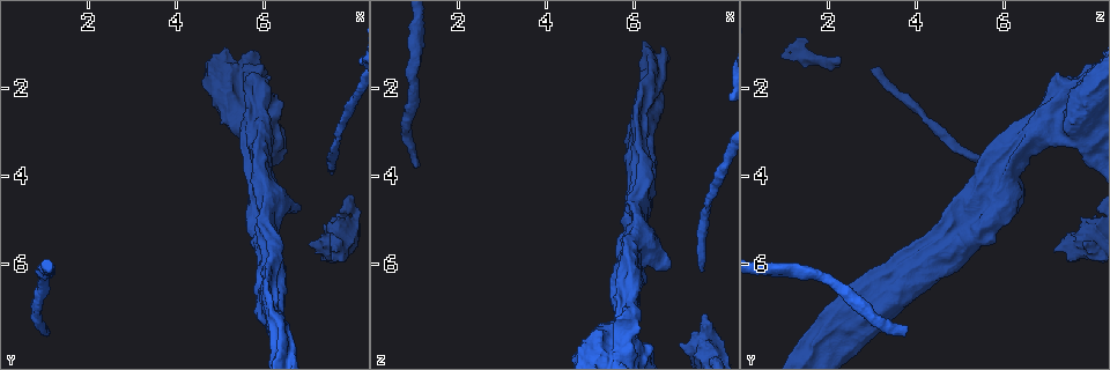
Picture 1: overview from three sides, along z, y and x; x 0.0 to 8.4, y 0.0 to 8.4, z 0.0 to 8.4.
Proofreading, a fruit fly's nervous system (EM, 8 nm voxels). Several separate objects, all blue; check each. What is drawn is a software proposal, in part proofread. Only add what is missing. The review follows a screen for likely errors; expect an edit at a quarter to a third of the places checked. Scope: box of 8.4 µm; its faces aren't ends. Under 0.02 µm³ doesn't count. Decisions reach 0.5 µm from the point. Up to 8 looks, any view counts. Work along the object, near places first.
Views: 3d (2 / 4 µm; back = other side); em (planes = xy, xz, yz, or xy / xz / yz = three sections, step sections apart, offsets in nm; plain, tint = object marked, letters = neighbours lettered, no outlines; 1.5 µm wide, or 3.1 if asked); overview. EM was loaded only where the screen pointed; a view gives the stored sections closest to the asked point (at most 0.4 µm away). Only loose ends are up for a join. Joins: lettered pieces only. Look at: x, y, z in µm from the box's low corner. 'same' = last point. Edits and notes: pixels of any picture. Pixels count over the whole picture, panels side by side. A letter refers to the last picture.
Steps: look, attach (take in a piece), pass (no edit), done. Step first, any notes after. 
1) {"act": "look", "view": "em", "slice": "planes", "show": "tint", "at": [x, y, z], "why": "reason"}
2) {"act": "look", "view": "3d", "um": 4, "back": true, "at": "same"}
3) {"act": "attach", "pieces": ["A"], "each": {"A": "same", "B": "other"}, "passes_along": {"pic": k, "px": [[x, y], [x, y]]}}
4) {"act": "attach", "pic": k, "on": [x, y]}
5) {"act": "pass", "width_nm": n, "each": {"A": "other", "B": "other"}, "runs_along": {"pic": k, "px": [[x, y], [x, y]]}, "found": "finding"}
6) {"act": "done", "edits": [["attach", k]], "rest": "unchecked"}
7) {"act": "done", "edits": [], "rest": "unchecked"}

{"act": "look", "view": "em", "slice": "planes", "show": "plain", "at": [7.50, 3.90, 6.10], "why": "branch stops here"}

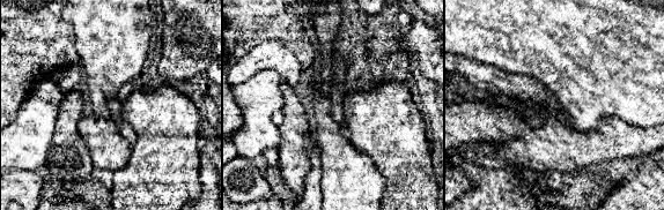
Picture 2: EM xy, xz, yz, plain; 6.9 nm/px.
{"act": "look", "view": "em", "slice": "planes", "show": "letters", "at": "same"}

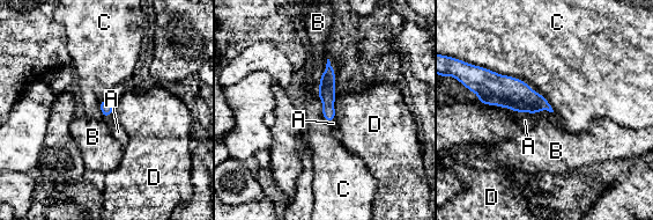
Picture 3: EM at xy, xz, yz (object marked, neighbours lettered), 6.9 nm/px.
{"act": "attach", "pieces": ["A"], "each": {"A": "same", "B": "other", "C": "other", "D": "other"}, "passes_along": {"pic": 3, "px": [[505, 92], [525, 111], [525, 120]]}, "found": "the neuron continues"}

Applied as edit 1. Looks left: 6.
{"act": "look", "view": "3d", "um": 2, "at": [5.85, 3.40, 5.55], "why": "an open end"}

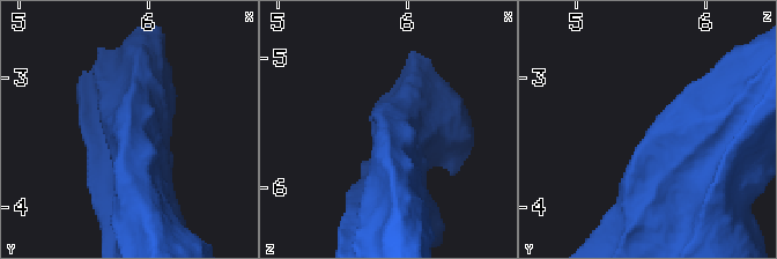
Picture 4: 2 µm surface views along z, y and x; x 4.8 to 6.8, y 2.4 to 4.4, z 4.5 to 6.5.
{"act": "look", "view": "em", "slice": "planes", "show": "plain", "at": [5.82, 3.36, 5.60]}

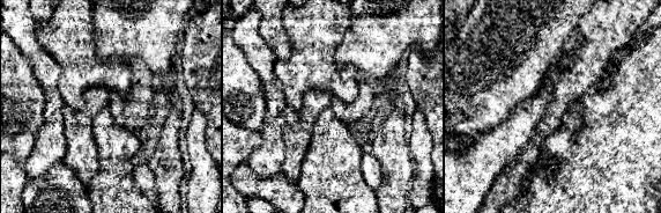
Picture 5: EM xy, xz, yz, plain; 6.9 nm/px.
{"act": "look", "view": "em", "slice": "planes", "show": "letters", "at": "same"}

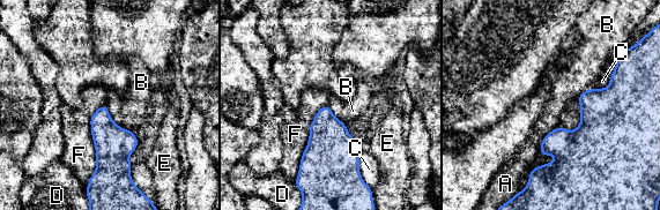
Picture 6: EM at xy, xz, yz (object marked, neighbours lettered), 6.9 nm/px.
{"act": "pass", "each": {"A": "other", "B": "other", "C": "other", "D": "other", "E": "other", "F": "other"}, "border": {"pic": 6, "px": [[105, 104], [86, 185]]}, "found": "no lettered piece goes on from it"}

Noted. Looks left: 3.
{"act": "look", "view": "em", "slice": "planes", "show": "letters", "at": [1.05, 7.50, 3.85]}

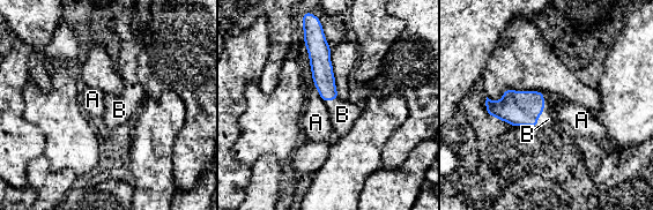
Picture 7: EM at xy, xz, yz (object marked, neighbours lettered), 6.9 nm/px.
{"act": "attach", "pieces": ["B"], "longest_contact_nm": ["B", 240], "each": {"A": "other", "B": "same"}, "passes_along": {"pic": 7, "px": [[519, 109], [543, 110], [548, 119]]}, "found": "the neuron continues"}

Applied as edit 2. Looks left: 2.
{"act": "done", "edits": [["attach", 3], ["attach", 7]], "rest": "unchecked"}

